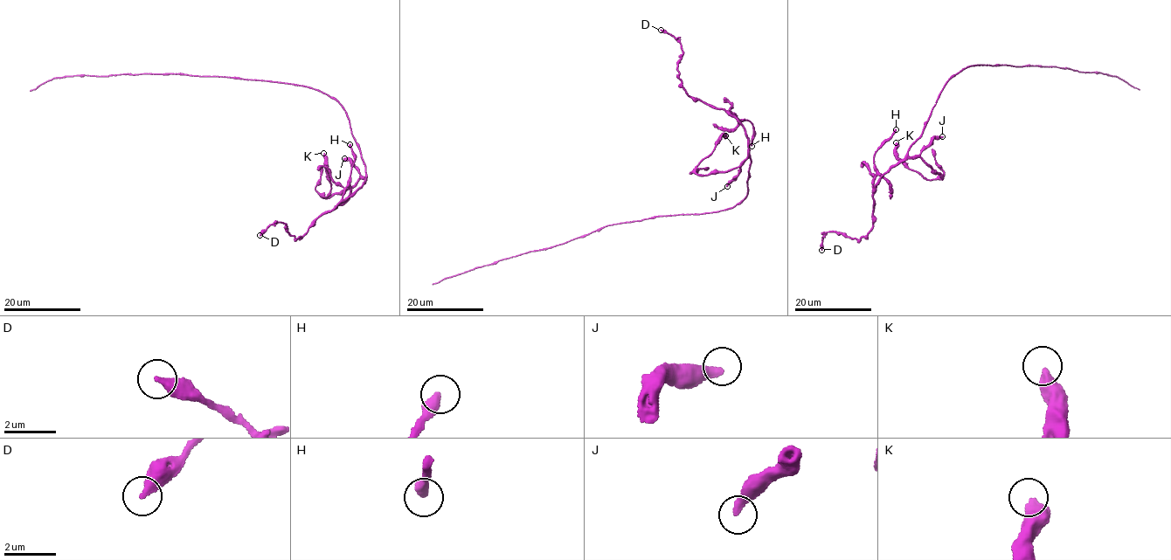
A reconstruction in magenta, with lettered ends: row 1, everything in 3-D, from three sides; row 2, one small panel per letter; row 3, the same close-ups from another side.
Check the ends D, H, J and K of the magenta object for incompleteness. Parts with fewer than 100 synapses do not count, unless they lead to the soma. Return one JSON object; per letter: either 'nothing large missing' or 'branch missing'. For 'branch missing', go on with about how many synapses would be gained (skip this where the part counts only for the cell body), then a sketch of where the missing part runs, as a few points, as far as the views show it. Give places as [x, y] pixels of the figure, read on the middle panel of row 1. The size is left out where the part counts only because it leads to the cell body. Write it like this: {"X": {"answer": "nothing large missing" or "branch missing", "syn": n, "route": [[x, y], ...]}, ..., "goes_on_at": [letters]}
{"D": {"answer": "nothing large missing"}, "H": {"answer": "nothing large missing"}, "J": {"answer": "nothing large missing"}, "K": {"answer": "nothing large missing"}, "goes_on_at": []}

